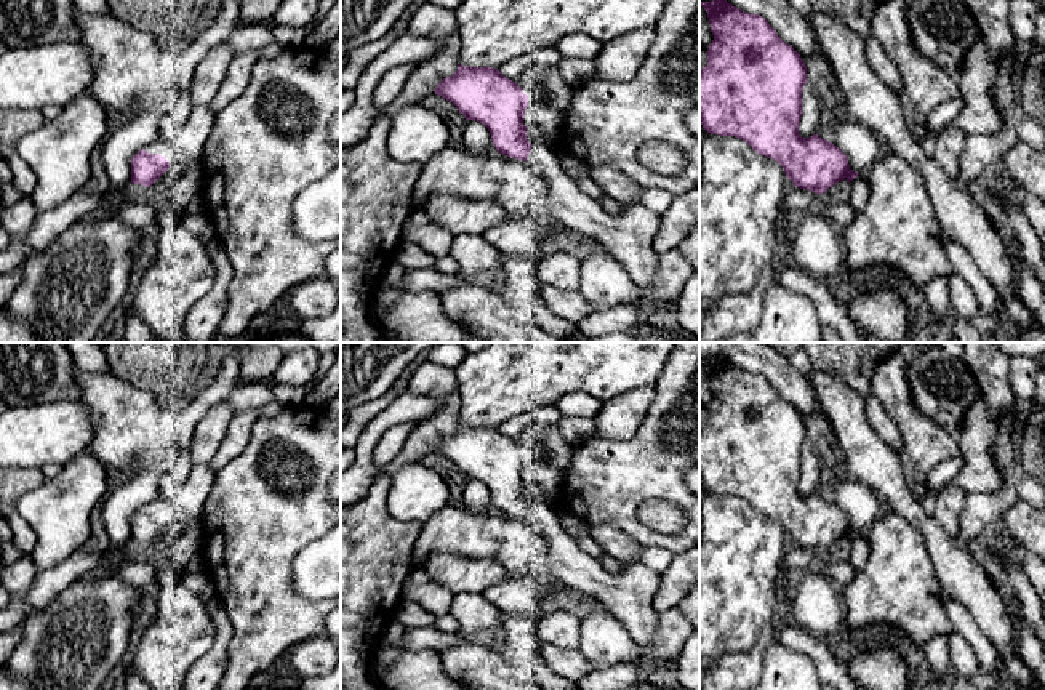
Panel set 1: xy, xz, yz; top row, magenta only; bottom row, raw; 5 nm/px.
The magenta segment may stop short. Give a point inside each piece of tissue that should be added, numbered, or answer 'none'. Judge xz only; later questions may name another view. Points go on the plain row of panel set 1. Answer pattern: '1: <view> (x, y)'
1: xz (629, 596)

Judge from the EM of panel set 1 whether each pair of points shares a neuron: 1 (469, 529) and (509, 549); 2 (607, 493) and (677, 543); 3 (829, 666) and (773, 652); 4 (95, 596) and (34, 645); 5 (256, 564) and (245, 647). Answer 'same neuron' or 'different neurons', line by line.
1: same neuron
2: same neuron
3: different neurons
4: same neuron
5: same neuron

